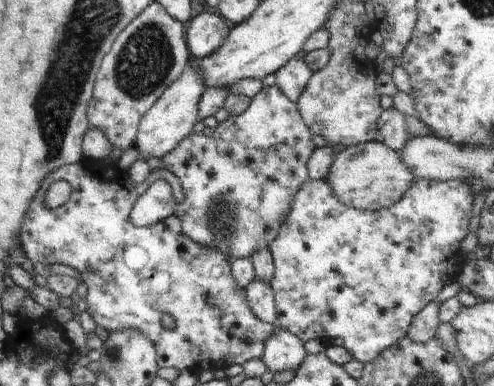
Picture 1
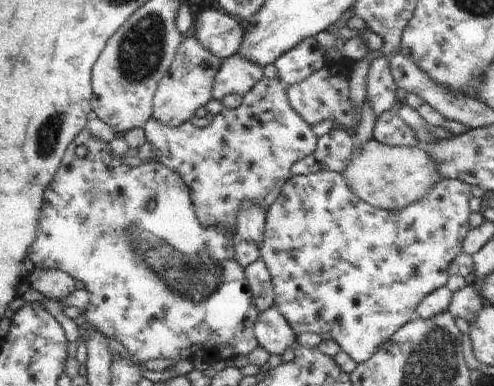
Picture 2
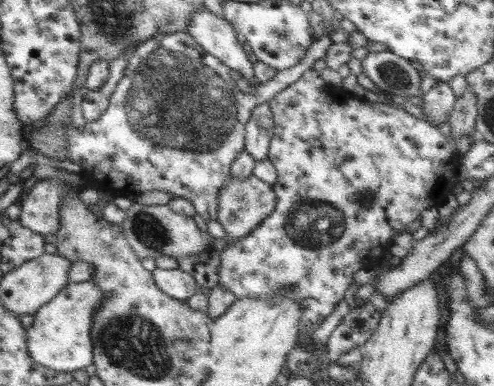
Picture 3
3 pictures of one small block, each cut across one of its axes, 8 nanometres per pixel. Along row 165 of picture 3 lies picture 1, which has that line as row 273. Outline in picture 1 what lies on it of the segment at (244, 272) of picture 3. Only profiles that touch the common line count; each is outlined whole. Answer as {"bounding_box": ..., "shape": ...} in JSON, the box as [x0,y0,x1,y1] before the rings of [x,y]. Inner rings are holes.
{"bounding_box":[269,178,473,366],"shape":[[[417,178],[411,188],[407,188],[407,194],[391,208],[383,208],[383,210],[357,210],[351,208],[347,204],[343,204],[337,196],[335,196],[335,188],[331,186],[331,182],[325,180],[305,180],[299,188],[299,192],[295,194],[295,200],[291,202],[291,212],[287,212],[287,220],[283,220],[283,228],[279,228],[279,236],[275,236],[275,240],[269,244],[273,260],[275,260],[275,274],[271,280],[271,288],[275,290],[275,302],[279,306],[279,320],[277,324],[287,328],[289,332],[293,332],[301,342],[313,340],[317,338],[319,342],[329,342],[333,338],[341,340],[341,348],[351,356],[351,360],[359,362],[361,366],[371,364],[373,360],[379,358],[379,354],[393,346],[395,340],[403,338],[403,334],[407,334],[407,330],[411,328],[411,320],[413,316],[431,300],[437,298],[437,294],[443,290],[445,284],[453,282],[459,274],[459,266],[461,260],[465,258],[463,250],[461,250],[461,242],[465,240],[465,236],[469,234],[469,220],[473,218],[473,190],[469,184],[457,182],[457,180],[447,180],[447,182],[437,182],[437,180],[423,180]]]}

